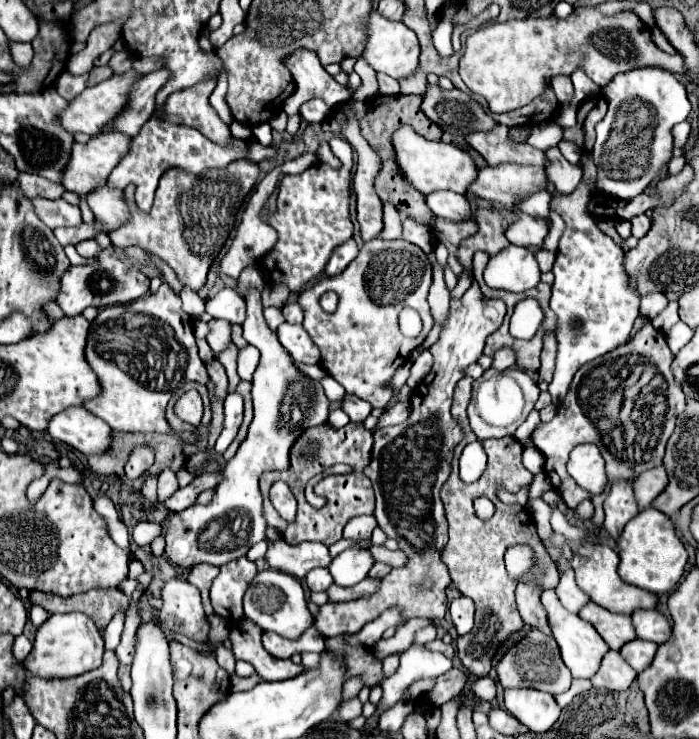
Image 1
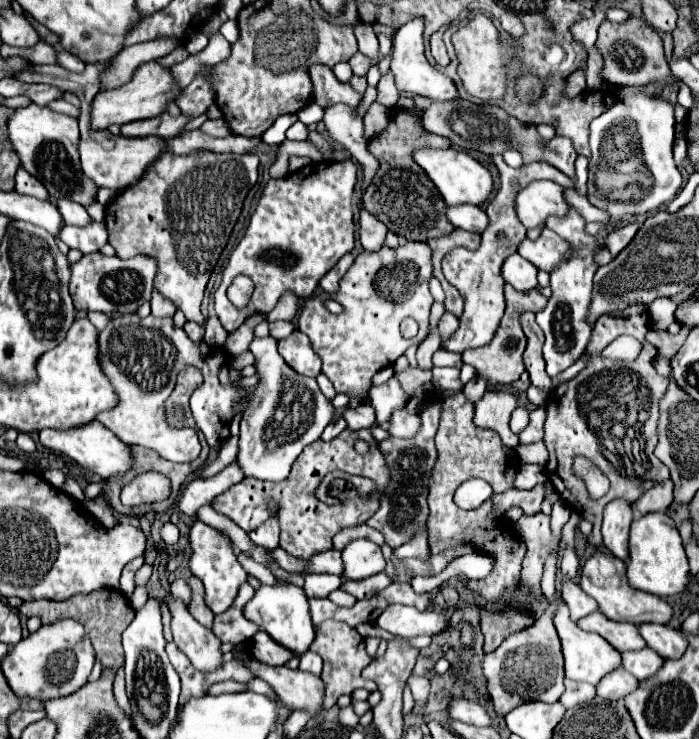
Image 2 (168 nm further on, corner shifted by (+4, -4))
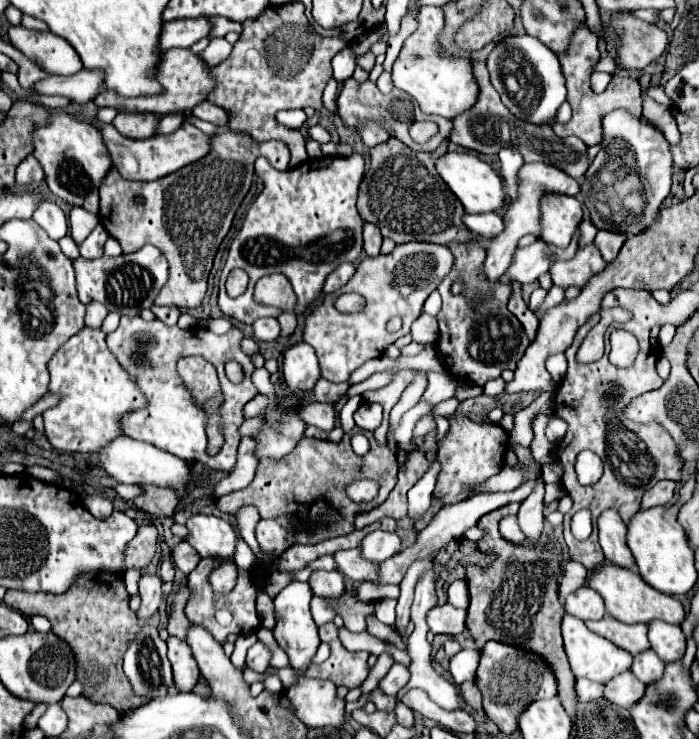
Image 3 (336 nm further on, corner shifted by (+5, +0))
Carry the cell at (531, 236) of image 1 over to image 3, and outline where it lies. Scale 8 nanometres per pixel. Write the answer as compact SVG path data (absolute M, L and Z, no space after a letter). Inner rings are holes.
M587 245L583 249L577 249L571 261L555 261L549 273L553 283L561 289L569 287L583 289L591 277L595 277L599 271L605 269L605 265L607 263L599 255L599 249L595 245Z

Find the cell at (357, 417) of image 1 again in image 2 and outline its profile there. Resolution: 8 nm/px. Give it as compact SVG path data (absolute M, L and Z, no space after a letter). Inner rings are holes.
M362 403L362 405L358 405L356 409L346 407L346 411L344 411L342 417L344 417L344 421L348 423L348 429L352 429L352 431L366 429L366 427L372 427L372 425L376 423L374 411L372 411L372 405L370 405L370 403Z

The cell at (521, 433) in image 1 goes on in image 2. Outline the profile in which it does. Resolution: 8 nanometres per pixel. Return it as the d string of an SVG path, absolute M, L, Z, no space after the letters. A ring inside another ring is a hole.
M518 407L512 413L512 423L510 423L512 431L514 433L520 433L520 431L524 431L528 427L528 423L530 423L530 411L526 407Z

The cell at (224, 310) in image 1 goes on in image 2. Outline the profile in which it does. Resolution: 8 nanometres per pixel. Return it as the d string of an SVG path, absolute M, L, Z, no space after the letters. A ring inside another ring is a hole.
M350 157L332 163L314 161L294 171L294 175L266 183L246 235L232 251L222 283L214 293L214 311L226 331L236 331L252 313L268 315L286 291L292 291L300 299L310 297L324 273L330 271L344 253L354 249L350 199L356 185L356 171L358 167ZM244 271L250 271L248 275L256 285L256 295L250 305L240 311L226 299L226 289L232 279Z

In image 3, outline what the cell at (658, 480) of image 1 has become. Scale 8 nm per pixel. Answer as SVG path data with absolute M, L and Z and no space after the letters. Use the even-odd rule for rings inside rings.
M659 481L655 487L647 489L643 493L643 501L641 501L641 509L651 509L657 505L667 505L675 495L675 483L671 481Z

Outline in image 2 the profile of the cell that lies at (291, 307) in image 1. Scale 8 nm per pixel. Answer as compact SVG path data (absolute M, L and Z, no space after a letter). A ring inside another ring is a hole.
M274 321L270 323L270 335L274 339L284 339L294 331L294 325L290 321Z

